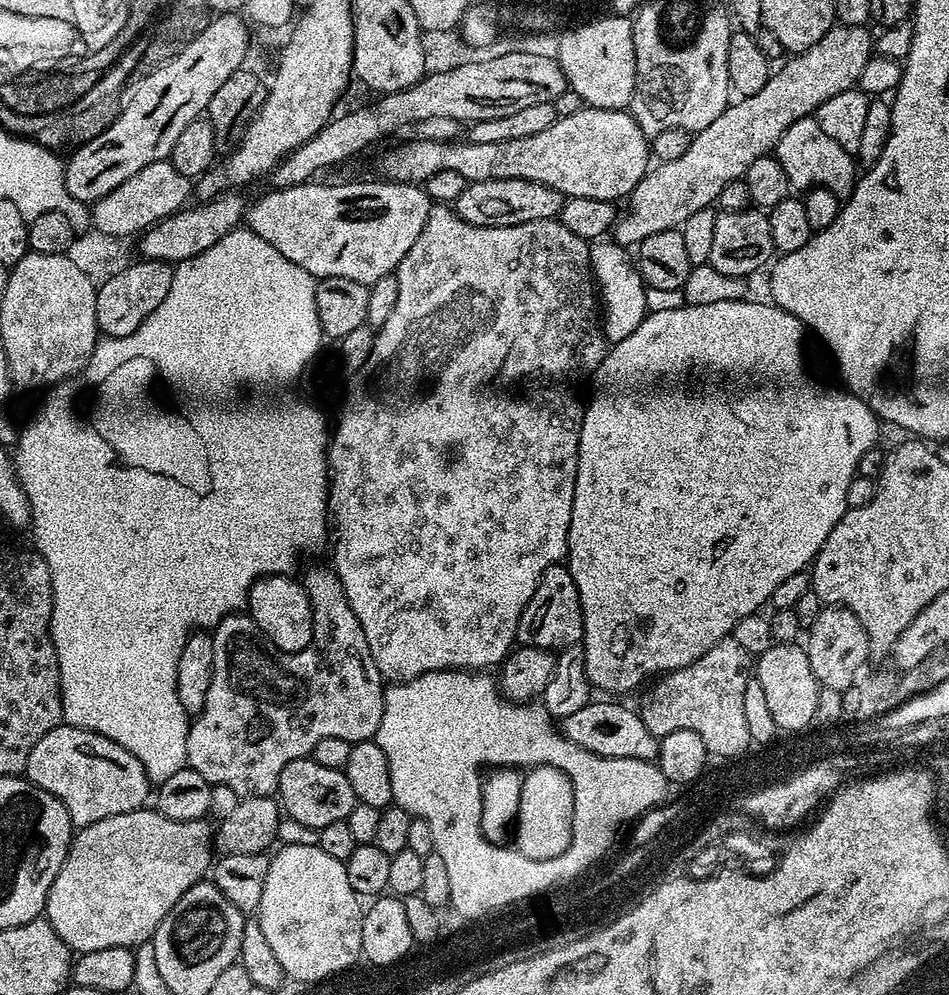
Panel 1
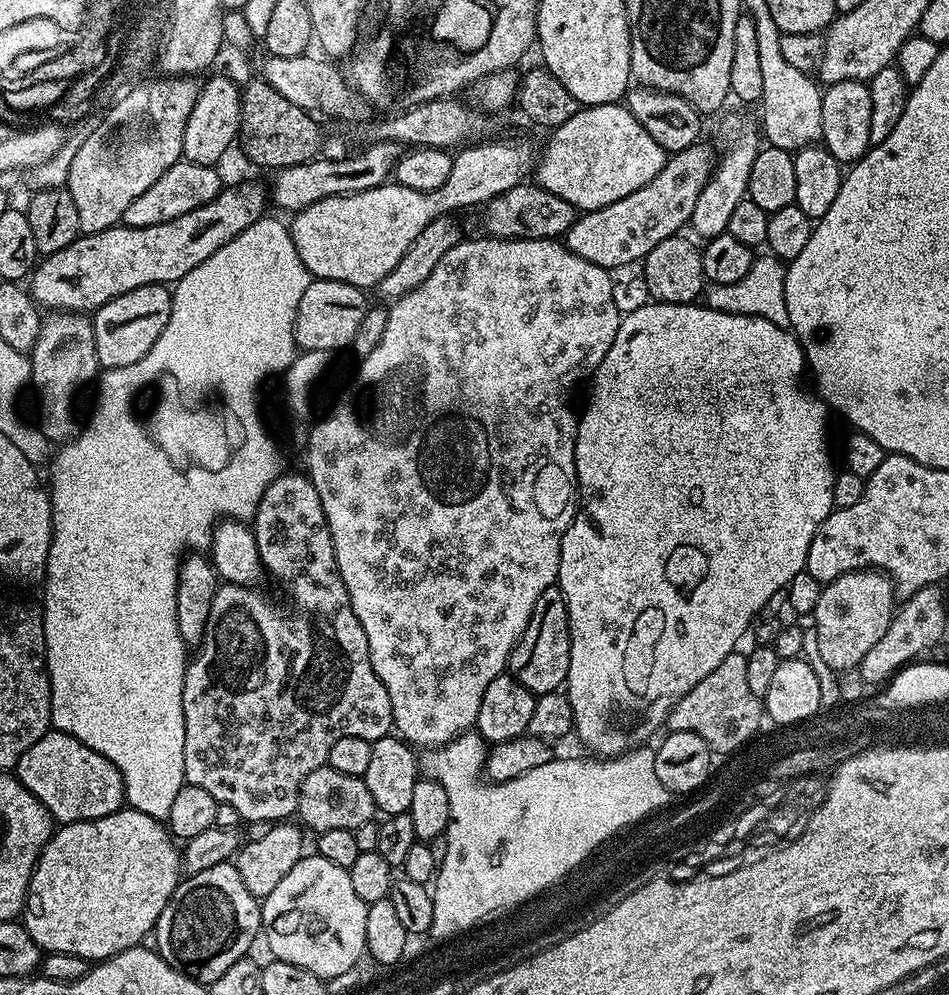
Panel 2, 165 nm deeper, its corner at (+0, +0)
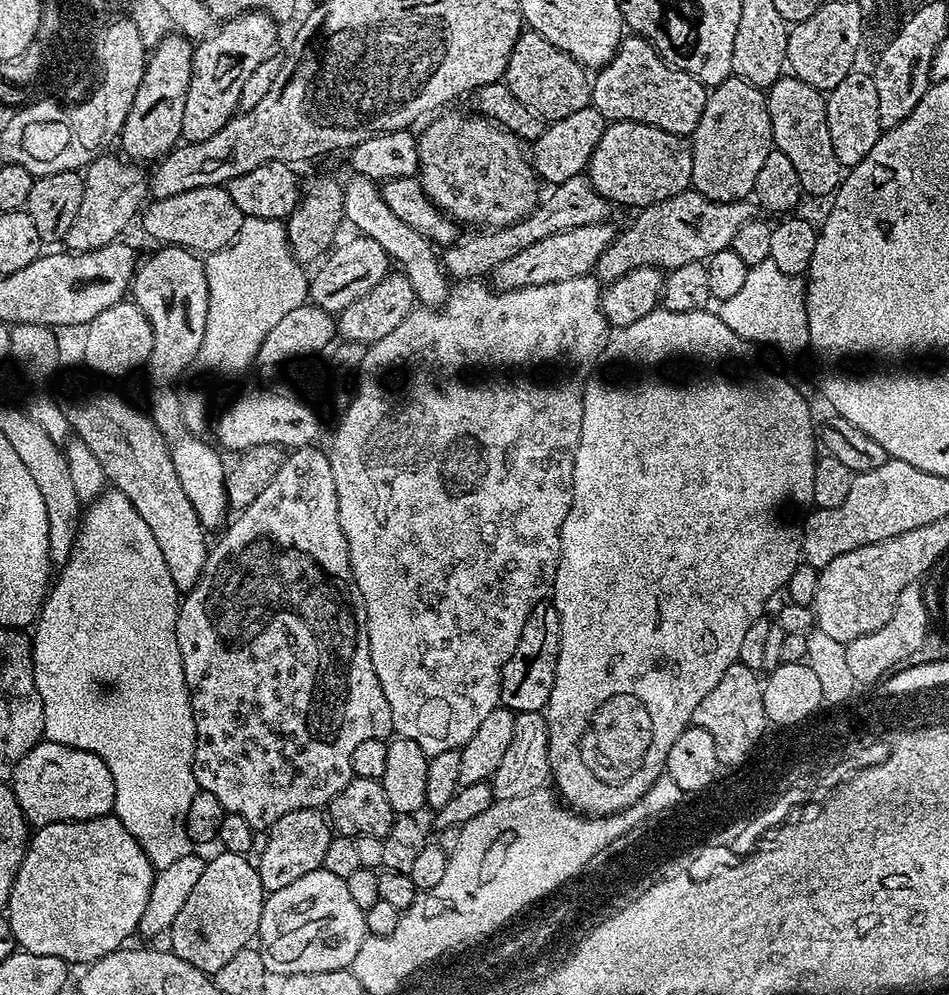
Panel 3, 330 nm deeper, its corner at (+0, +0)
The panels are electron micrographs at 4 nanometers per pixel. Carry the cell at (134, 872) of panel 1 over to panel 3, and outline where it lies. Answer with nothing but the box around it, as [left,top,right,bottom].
[6,815,154,966]

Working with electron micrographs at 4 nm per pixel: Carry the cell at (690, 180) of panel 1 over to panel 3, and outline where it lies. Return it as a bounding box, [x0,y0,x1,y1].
[494,222,617,291]

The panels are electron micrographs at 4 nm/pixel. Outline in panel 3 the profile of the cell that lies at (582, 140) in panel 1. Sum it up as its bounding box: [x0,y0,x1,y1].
[586,120,692,208]

